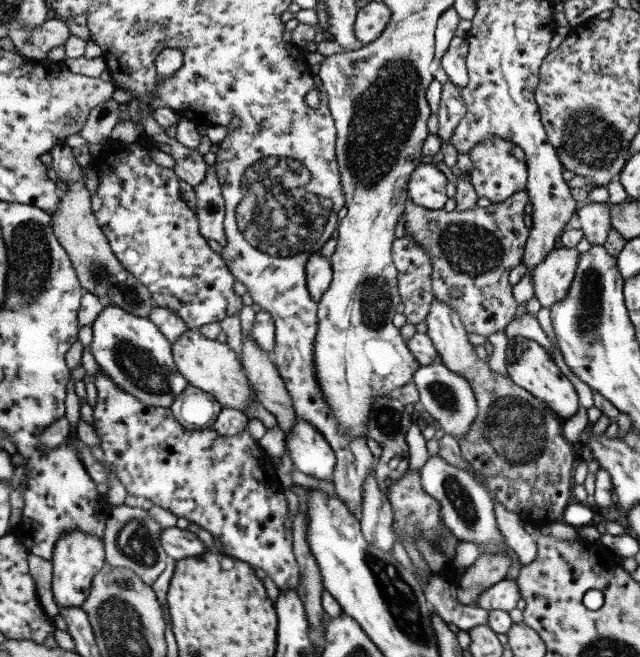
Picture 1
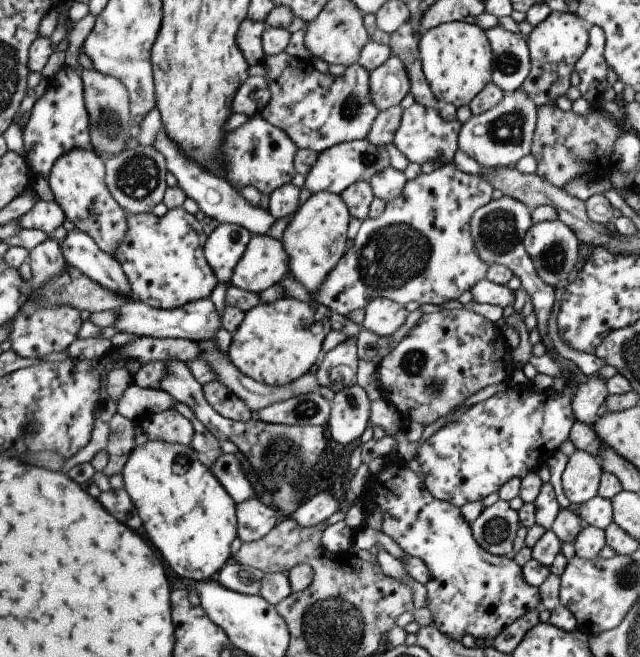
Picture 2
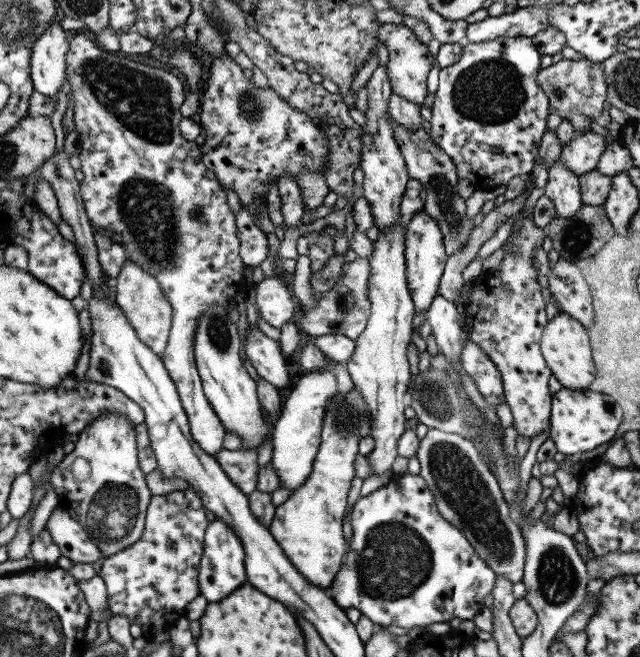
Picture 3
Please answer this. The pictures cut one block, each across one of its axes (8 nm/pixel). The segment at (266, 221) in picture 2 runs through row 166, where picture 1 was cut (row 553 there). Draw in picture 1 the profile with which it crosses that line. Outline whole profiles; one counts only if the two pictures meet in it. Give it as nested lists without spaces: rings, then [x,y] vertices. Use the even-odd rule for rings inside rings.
[[[175,526],[162,528],[160,545],[166,556],[175,561],[195,557],[207,551],[203,541],[191,529],[181,530]]]

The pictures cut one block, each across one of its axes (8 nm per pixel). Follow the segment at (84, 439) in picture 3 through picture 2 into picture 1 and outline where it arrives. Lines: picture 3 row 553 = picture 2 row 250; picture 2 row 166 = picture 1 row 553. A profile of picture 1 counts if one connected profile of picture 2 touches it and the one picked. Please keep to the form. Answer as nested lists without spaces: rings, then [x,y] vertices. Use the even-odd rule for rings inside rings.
[[[73,529],[61,534],[53,543],[51,553],[51,594],[57,608],[79,608],[91,587],[93,576],[104,566],[104,552],[102,540],[91,533],[81,529]]]

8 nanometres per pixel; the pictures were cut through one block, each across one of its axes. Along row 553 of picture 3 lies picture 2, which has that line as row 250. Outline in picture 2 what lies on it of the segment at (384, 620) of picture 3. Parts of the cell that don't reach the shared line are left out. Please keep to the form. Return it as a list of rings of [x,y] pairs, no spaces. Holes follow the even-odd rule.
[[[453,163],[429,172],[419,174],[405,182],[401,194],[386,202],[379,217],[365,217],[353,239],[353,246],[347,249],[337,265],[329,270],[329,275],[317,286],[313,303],[321,304],[330,313],[347,315],[356,309],[363,309],[367,302],[376,297],[384,297],[401,306],[408,302],[440,305],[457,300],[459,296],[473,288],[475,282],[485,279],[487,264],[474,252],[473,238],[469,233],[468,221],[471,214],[488,204],[492,188],[477,174],[464,174]]]

